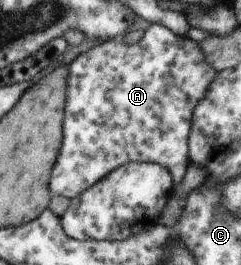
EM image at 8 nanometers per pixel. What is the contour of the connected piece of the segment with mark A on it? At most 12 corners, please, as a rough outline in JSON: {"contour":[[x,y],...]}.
{"contour":[[161,24],[69,64],[52,195],[190,165],[218,71]]}

